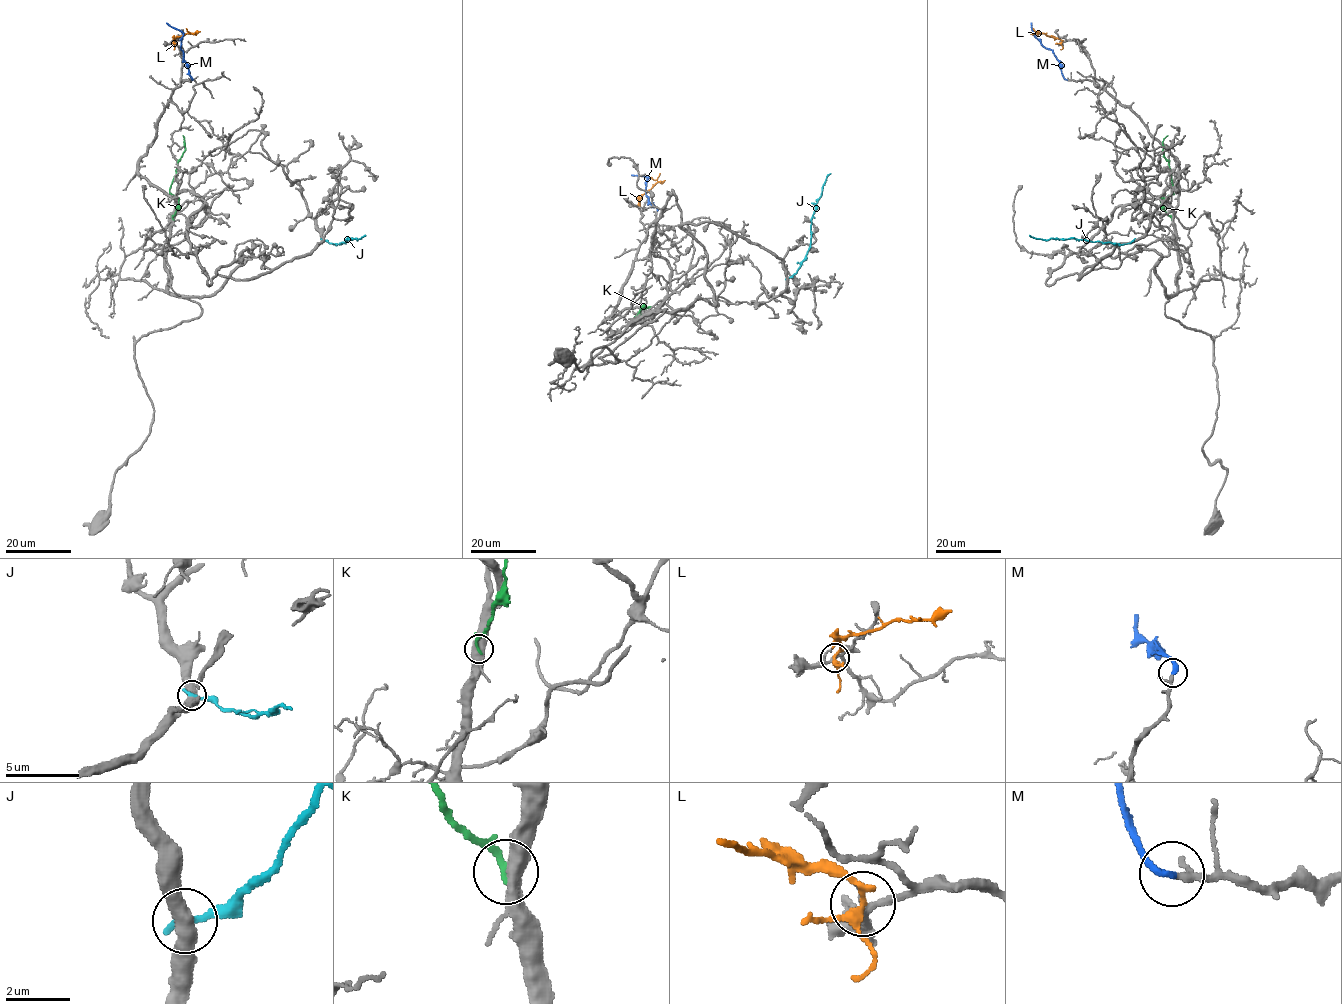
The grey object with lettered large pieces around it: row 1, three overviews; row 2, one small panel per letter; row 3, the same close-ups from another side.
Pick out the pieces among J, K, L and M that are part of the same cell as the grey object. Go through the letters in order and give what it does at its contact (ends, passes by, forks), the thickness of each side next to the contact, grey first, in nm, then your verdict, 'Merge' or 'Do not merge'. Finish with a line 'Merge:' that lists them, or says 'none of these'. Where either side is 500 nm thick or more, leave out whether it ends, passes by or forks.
J: It ends there. Thickness 480 nm (grey) against 260 nm. Do not merge
K: Thickness 550 nm (grey) against 200 nm. Do not merge
L: It forks there. Thickness 190 nm (grey) against 240 nm. Do not merge
M: It ends there. Thickness 180 nm (grey) against 240 nm. Merge
Merge: M

